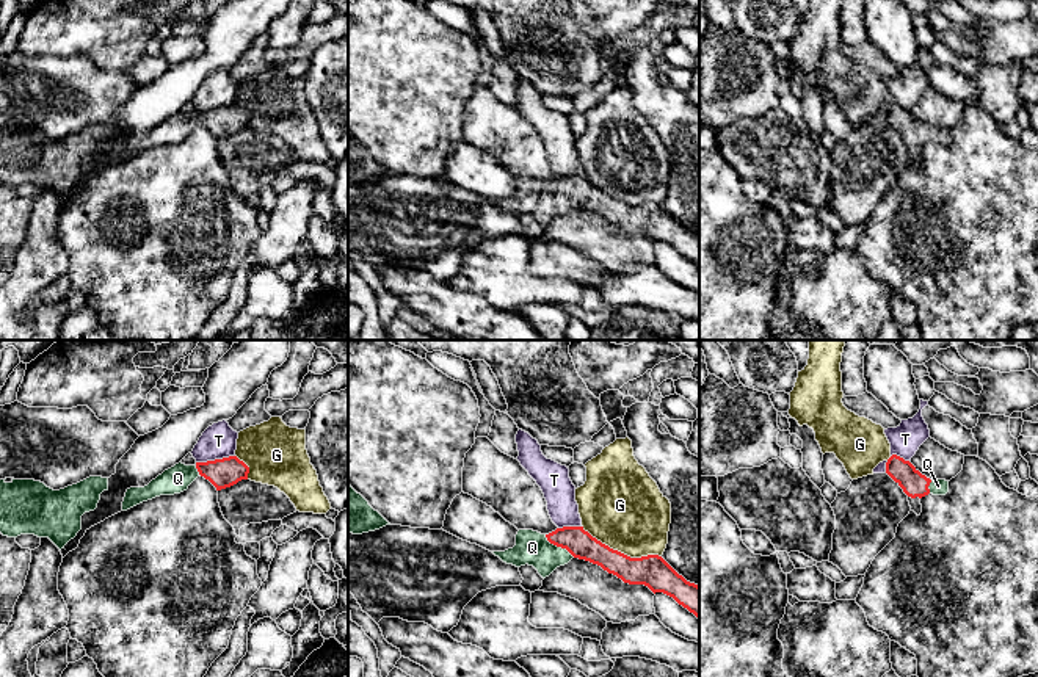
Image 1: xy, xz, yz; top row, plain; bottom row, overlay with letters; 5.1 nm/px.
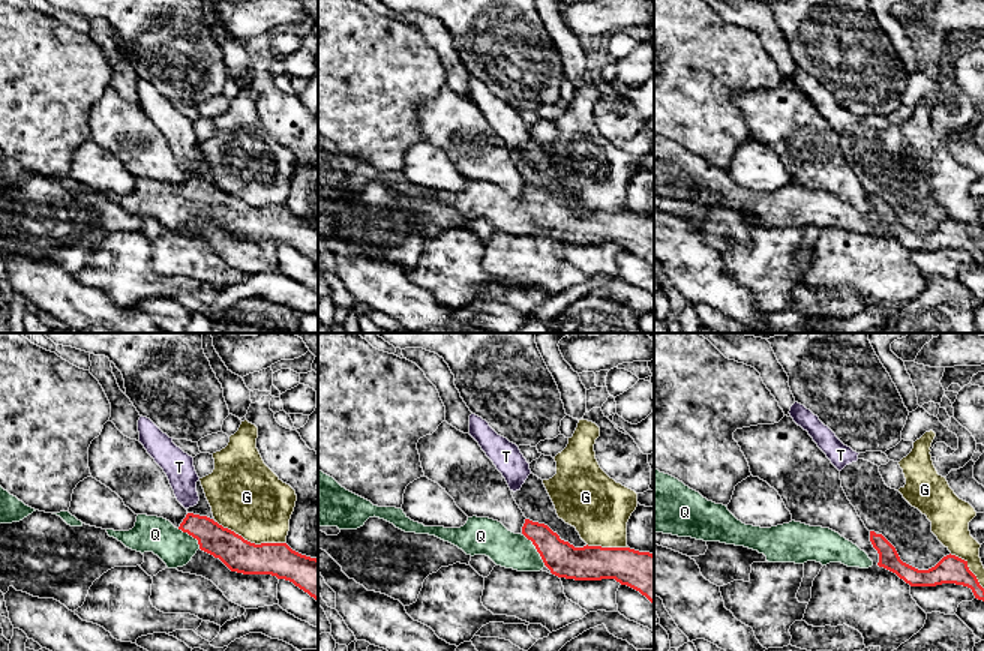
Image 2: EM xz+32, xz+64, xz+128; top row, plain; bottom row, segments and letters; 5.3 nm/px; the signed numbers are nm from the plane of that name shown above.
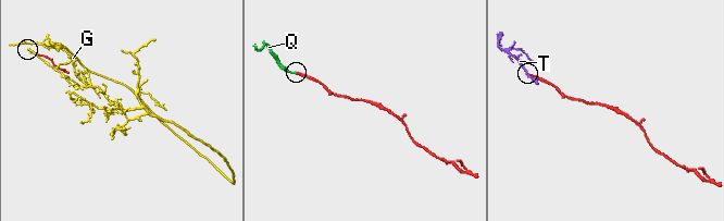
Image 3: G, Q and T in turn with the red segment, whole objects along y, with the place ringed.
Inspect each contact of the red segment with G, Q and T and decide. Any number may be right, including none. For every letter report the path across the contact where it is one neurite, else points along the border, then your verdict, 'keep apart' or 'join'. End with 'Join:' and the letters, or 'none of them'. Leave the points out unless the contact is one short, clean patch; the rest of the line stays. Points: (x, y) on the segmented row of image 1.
G: keep apart
Q: way xz (580, 544), (558, 546), (532, 547); join
T: border xy (234, 455), (196, 463); keep apart
Join: Q

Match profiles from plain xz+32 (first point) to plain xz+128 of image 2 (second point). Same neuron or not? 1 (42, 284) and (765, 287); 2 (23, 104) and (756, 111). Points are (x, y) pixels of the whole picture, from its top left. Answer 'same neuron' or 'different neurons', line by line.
1: different neurons
2: different neurons

